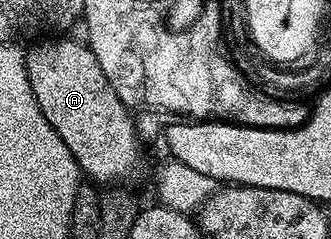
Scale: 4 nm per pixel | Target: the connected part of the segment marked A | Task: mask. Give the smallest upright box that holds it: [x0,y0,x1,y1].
[26,36,142,185]

